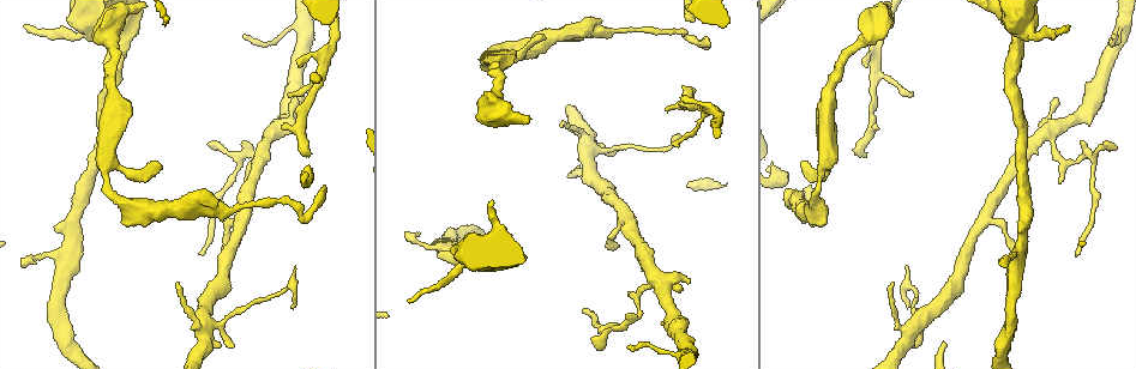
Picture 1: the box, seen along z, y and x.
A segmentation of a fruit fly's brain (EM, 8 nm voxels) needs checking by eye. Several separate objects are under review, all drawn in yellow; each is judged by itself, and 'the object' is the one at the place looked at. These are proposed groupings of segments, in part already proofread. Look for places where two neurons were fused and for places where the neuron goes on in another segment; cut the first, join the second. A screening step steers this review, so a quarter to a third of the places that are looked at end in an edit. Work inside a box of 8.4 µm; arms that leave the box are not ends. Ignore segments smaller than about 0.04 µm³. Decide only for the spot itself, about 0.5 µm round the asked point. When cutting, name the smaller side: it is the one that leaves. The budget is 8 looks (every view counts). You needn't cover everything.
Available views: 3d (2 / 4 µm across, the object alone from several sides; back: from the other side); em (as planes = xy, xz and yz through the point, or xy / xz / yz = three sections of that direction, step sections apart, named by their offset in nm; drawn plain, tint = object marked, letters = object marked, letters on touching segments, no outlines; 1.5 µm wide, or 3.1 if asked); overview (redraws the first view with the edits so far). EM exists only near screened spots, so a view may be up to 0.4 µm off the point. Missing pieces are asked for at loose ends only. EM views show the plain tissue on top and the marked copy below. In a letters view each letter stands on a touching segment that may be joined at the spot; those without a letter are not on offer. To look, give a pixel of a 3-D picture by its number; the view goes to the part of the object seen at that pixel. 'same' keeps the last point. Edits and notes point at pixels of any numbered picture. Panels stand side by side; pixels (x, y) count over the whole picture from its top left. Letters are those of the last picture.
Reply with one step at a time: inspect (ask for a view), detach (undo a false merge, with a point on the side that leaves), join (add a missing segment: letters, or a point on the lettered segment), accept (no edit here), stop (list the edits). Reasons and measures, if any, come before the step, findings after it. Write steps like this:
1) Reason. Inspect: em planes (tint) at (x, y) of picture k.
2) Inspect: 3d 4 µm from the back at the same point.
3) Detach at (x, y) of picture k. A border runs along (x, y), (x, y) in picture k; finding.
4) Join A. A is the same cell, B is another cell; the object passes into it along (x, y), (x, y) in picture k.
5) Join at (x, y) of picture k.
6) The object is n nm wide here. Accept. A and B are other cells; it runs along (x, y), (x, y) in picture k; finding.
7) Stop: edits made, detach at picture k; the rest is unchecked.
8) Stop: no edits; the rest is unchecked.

An open end. Inspect: 3d 4 µm at (806, 166) of picture 1.

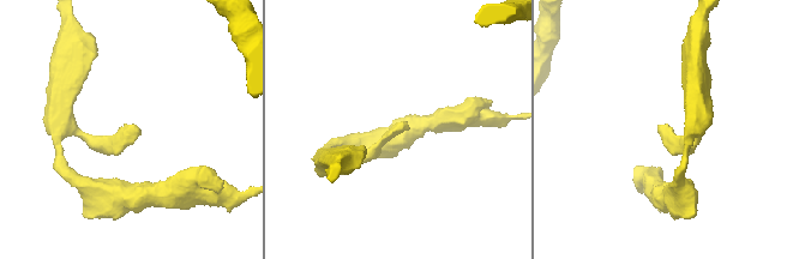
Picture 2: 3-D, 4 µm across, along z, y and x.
Need the tissue. Inspect: em xz step 4 (tint) at (664, 127) of picture 2.

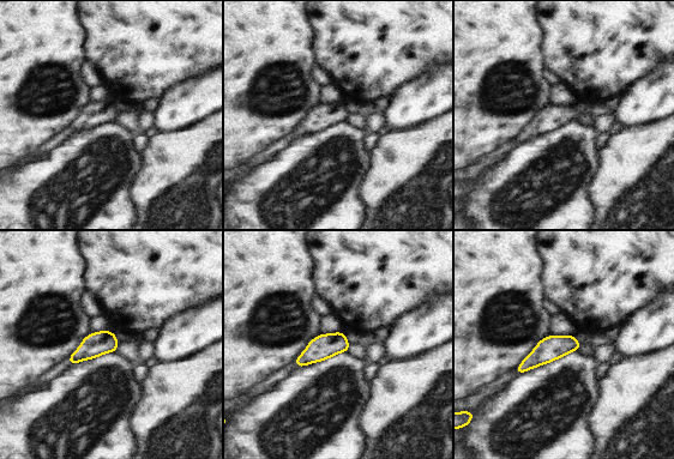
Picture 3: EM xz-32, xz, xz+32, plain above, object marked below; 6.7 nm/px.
Another direction. Inspect: em planes (letters) at the same point.

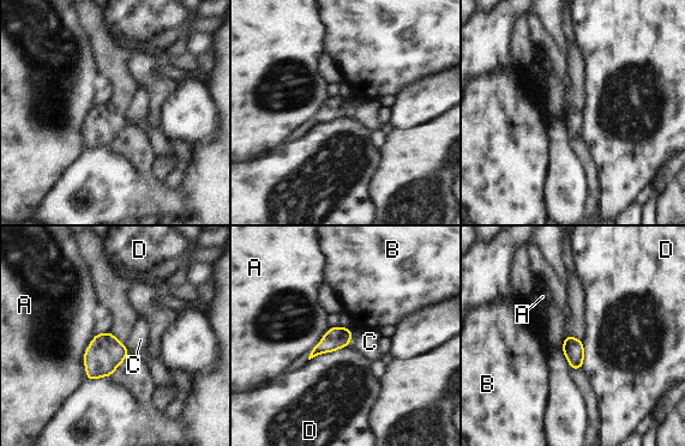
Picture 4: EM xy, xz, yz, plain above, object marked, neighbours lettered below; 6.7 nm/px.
Accept. A, B, C and D are other cells; a border runs along (347, 345), (320, 353), (310, 360) in picture 4; no lettered segment goes on from it.

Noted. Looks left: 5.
Free end. Inspect: em planes (tint) at (231, 345) of picture 1.

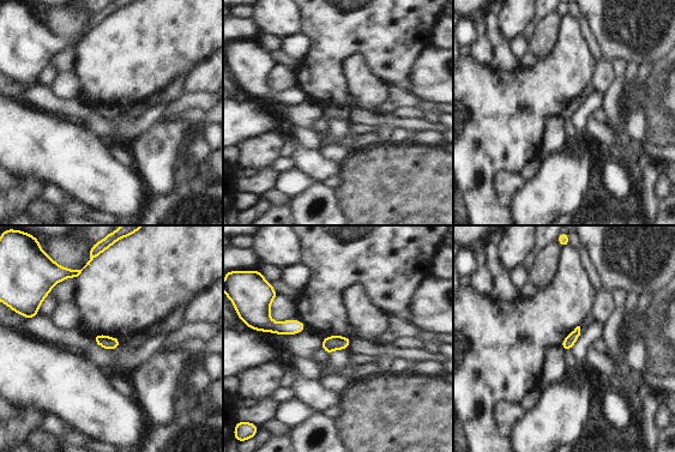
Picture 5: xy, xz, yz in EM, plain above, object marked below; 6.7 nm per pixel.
Inspect: em planes (letters) at the same point.

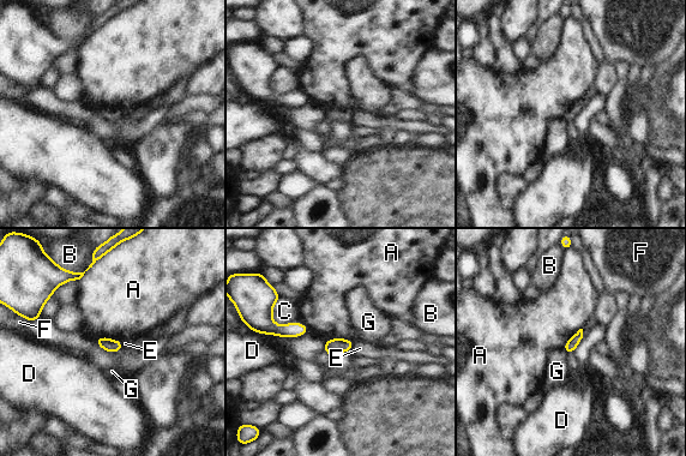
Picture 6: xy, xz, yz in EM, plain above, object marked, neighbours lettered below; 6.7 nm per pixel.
The longest contact is with C, 220 nm. Accept. A, B, C, D, E, F and G are other cells; no lettered segment goes on from it.

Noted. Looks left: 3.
Inspect: 3d 2 µm from the back at (1087, 151) of picture 1.

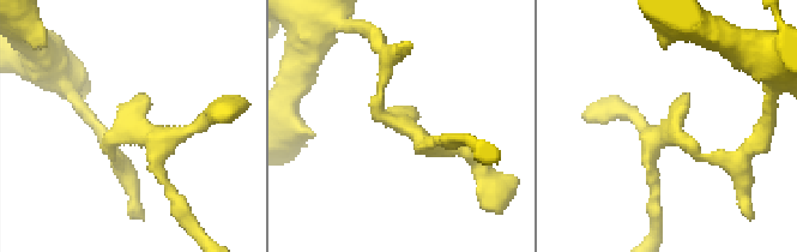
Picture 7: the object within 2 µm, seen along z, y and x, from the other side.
Now the EM. Inspect: em yz step 4 (tint) at (665, 132) of picture 7.

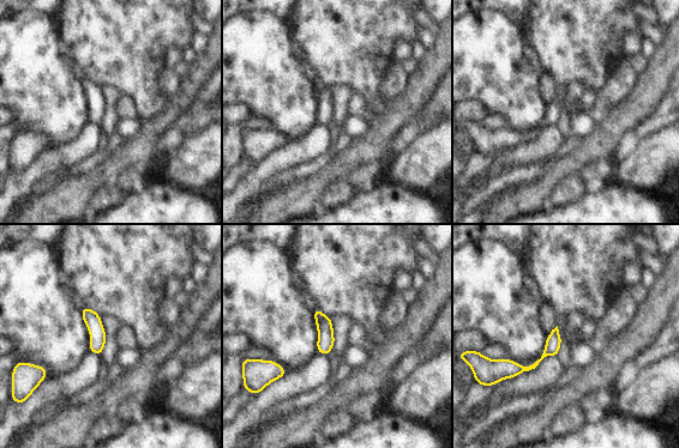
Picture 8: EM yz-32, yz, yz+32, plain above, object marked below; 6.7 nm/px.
Inspect: em planes (letters) at the same point.

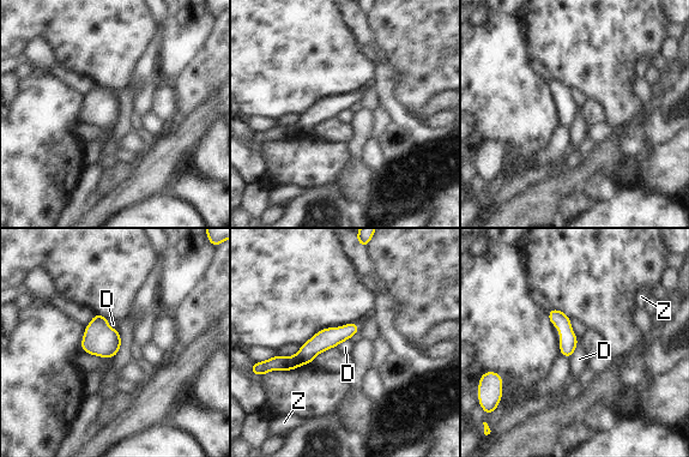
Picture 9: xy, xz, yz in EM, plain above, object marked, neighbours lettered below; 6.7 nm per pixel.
Accept. D and Z are other cells; it runs along (355, 329), (255, 368) in picture 9; continuous, no second neuron.

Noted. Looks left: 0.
Stop: no edits; the rest is unchecked.

